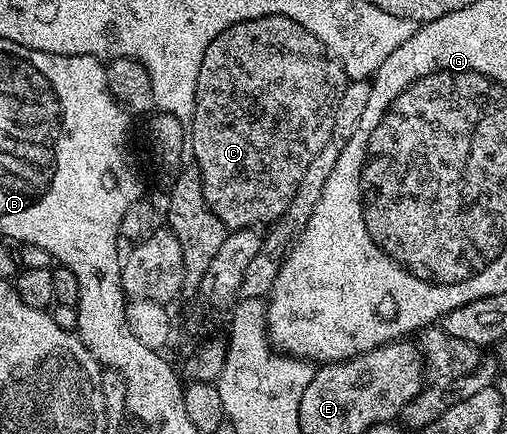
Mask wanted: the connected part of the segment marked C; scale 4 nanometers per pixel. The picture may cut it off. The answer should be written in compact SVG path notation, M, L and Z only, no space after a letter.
M283 16L252 18L239 24L231 24L228 30L212 38L208 50L204 50L204 62L200 62L200 78L196 78L196 110L192 119L188 121L188 152L189 155L194 155L193 163L202 176L204 198L208 206L214 211L216 218L224 222L228 230L269 226L286 213L292 198L296 198L296 188L300 186L300 178L304 178L312 158L316 158L316 154L324 150L328 138L332 138L332 126L336 122L336 106L340 106L340 98L347 83L348 77L342 65L327 52L326 47L311 32L304 30L300 22L292 22L292 18Z

